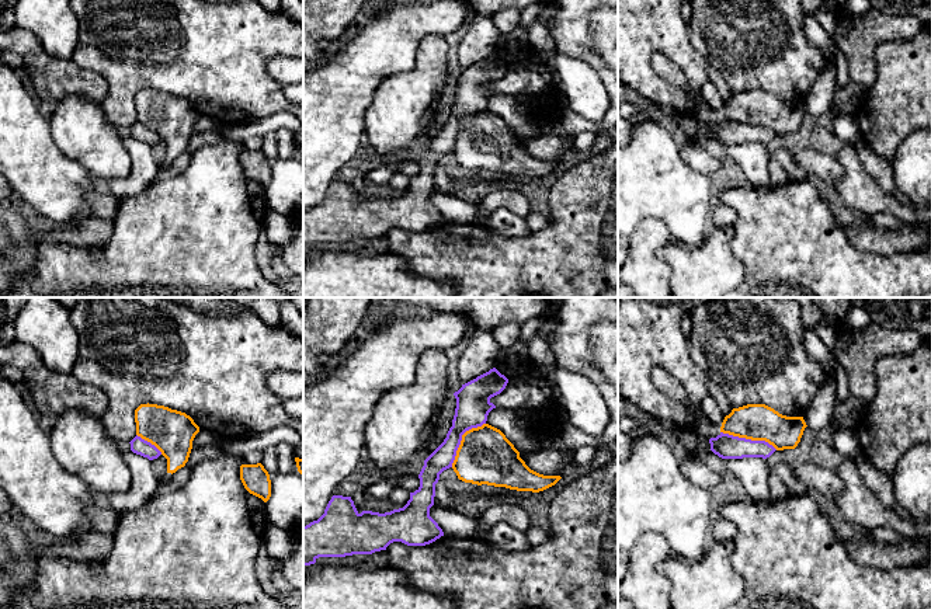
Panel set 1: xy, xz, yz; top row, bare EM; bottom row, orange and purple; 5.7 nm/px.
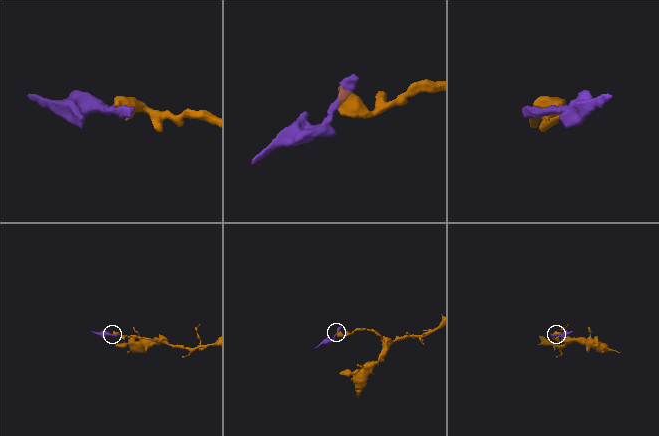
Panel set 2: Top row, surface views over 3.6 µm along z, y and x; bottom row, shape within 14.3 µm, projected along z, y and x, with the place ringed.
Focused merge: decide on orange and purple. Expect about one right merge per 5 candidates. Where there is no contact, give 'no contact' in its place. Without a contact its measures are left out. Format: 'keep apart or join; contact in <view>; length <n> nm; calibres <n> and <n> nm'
keep apart; contact in yz; length 340 nm; calibres 200 and 140 nm

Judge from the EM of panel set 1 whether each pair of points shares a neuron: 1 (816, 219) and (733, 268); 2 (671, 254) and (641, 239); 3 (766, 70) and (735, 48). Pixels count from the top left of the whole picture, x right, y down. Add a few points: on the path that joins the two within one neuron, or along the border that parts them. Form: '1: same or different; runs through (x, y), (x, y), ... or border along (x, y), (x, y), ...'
1: different; border along (733, 230), (732, 251), (743, 265), (743, 282)
2: different; border along (671, 240), (657, 251), (670, 270), (669, 281)
3: same; runs through (758, 63), (742, 48)

